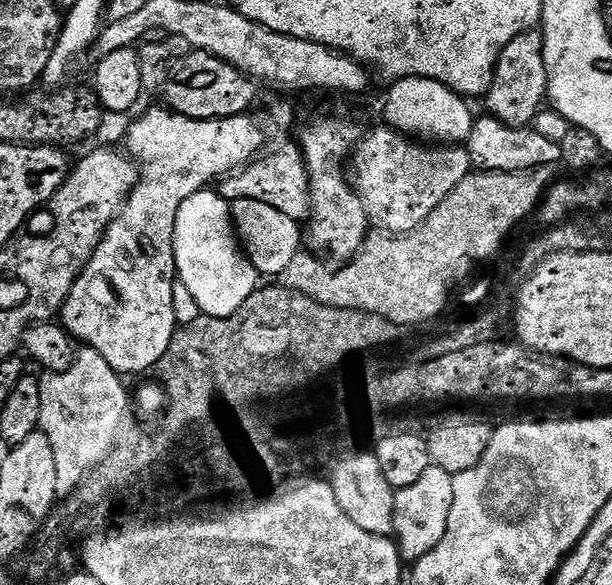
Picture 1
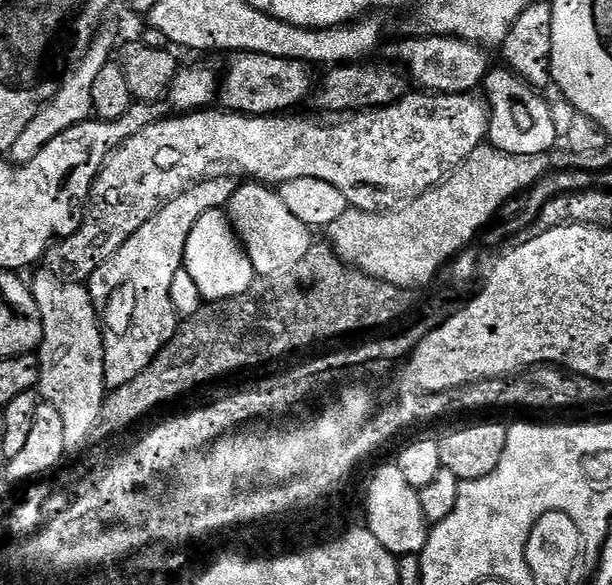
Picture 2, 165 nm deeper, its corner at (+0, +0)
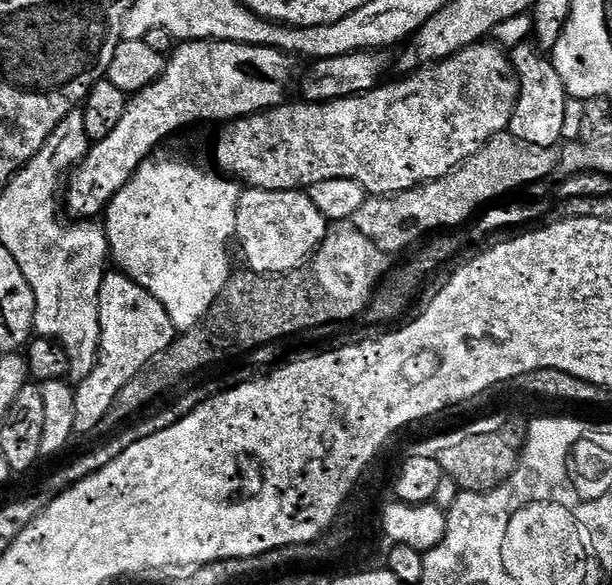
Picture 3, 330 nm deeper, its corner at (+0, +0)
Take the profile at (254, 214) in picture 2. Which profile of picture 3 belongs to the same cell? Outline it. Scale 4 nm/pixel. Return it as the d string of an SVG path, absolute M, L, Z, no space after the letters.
M261 188L241 191L236 211L238 248L244 251L244 260L253 272L278 276L293 272L308 263L313 252L328 233L329 220L314 206L307 191L271 192Z

